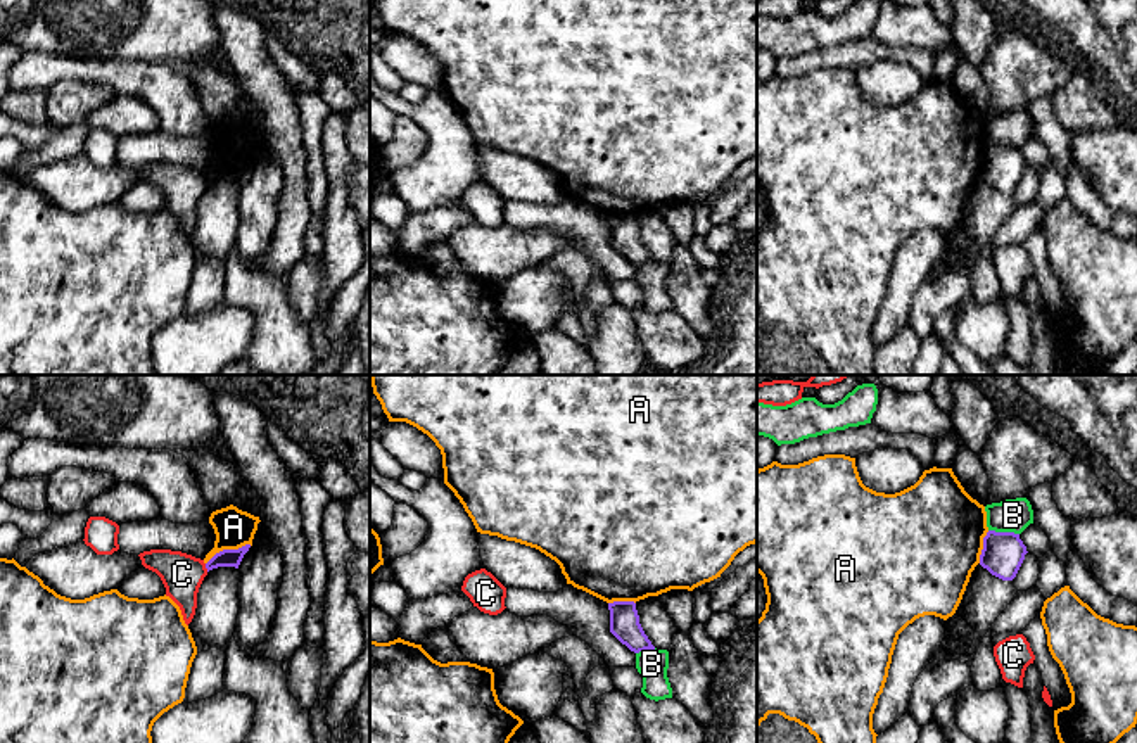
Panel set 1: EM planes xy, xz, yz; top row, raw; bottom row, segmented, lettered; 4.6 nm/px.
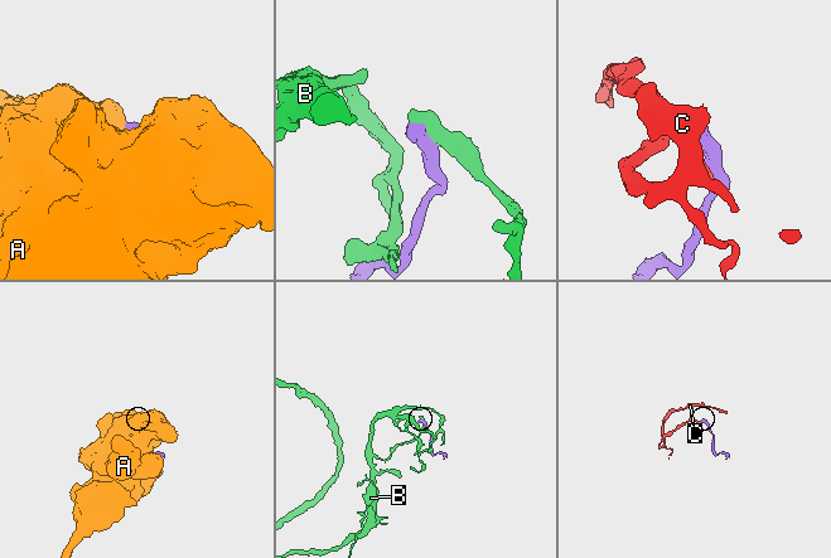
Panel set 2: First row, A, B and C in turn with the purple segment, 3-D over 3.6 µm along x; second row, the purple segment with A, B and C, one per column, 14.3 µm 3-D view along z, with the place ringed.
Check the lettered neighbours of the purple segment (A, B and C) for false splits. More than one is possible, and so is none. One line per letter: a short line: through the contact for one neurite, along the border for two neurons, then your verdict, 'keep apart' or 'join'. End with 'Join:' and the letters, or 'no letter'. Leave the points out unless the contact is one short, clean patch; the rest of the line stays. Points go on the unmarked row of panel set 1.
A: line xy (251, 158), (220, 163), (206, 177); keep apart
B: keep apart
C: line xy (204, 177), (208, 184); keep apart
Join: no letter

